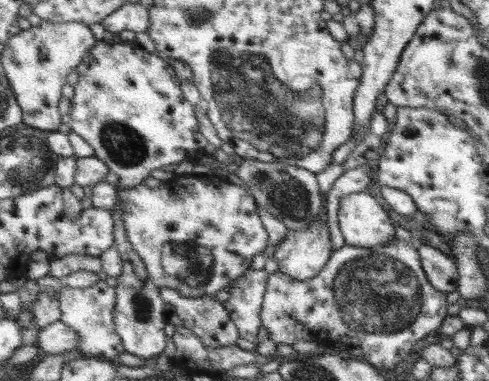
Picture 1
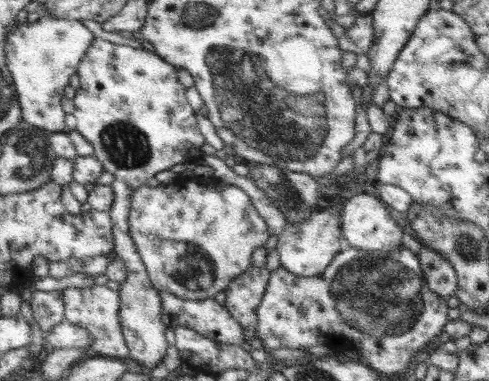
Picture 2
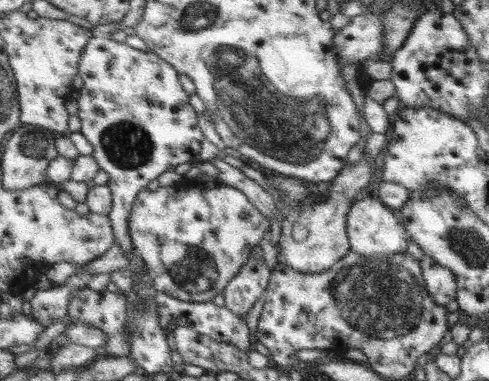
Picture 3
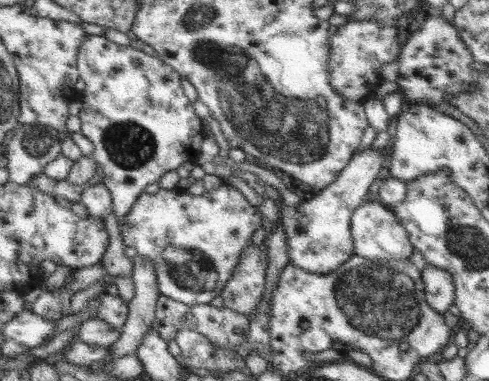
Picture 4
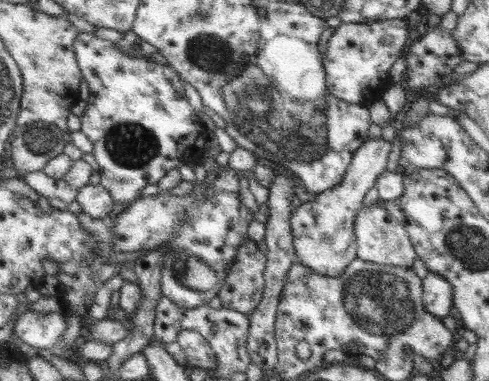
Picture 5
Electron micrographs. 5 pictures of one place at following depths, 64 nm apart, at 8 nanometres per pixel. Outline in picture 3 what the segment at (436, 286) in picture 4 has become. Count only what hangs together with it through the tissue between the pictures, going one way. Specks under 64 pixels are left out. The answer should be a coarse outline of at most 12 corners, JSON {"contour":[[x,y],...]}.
{"contour":[[431,256],[421,258],[433,300],[445,306],[457,296],[455,274]]}

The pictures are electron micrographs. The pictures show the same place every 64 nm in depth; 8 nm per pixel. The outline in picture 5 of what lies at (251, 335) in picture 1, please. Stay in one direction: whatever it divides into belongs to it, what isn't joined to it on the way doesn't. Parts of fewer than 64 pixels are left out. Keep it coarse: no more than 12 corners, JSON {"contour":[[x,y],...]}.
{"contour":[[245,242],[219,292],[223,308],[247,314],[267,288],[263,244]]}

